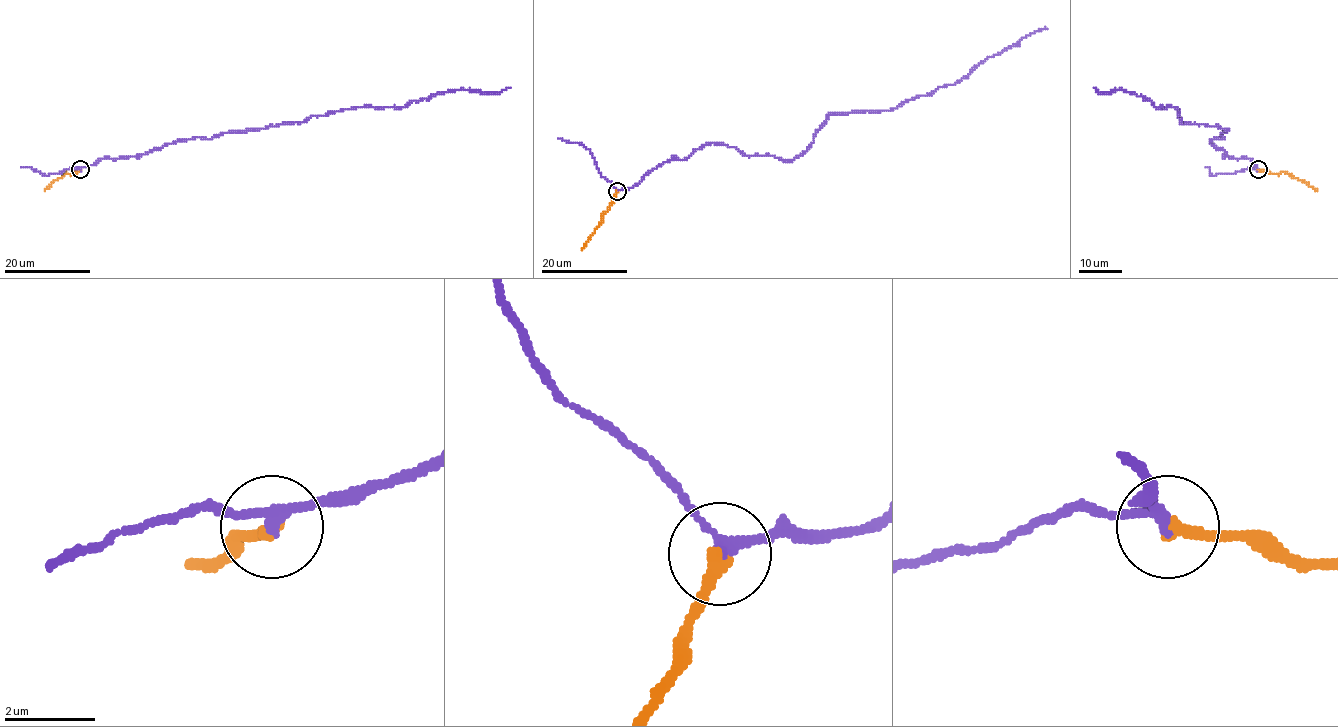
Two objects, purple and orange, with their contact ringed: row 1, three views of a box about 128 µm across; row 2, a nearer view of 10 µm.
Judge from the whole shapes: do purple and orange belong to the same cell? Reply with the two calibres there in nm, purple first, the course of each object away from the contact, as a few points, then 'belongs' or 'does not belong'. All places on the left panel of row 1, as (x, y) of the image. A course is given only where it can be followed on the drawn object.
240 nm thick on the purple side, 280 nm on the other; purple runs (79, 170), (174, 142), (304, 122), (361, 107), (399, 108), (454, 90), (495, 93), (510, 88); orange runs (79, 170), (65, 172), (45, 190); belongs

